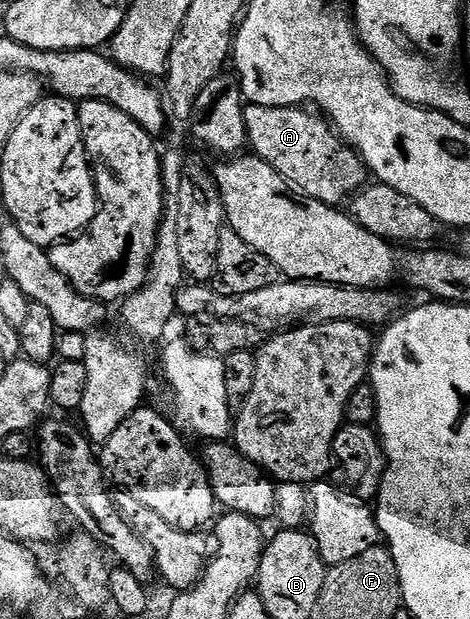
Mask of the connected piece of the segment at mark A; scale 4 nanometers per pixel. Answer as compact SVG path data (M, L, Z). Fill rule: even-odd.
M249 103L245 107L245 133L248 146L252 154L267 161L267 165L271 165L271 169L275 169L275 173L283 176L290 187L300 192L304 198L317 199L320 203L330 205L341 205L345 198L344 203L366 186L366 165L361 156L330 127L328 118L318 117L316 114L308 115L307 112L305 107L264 107Z

